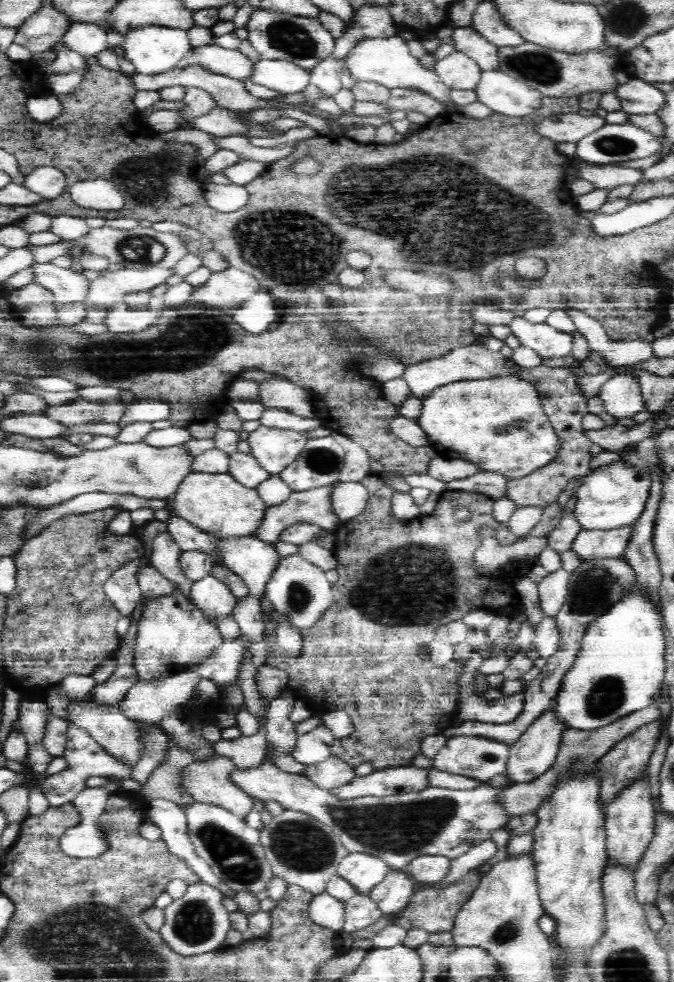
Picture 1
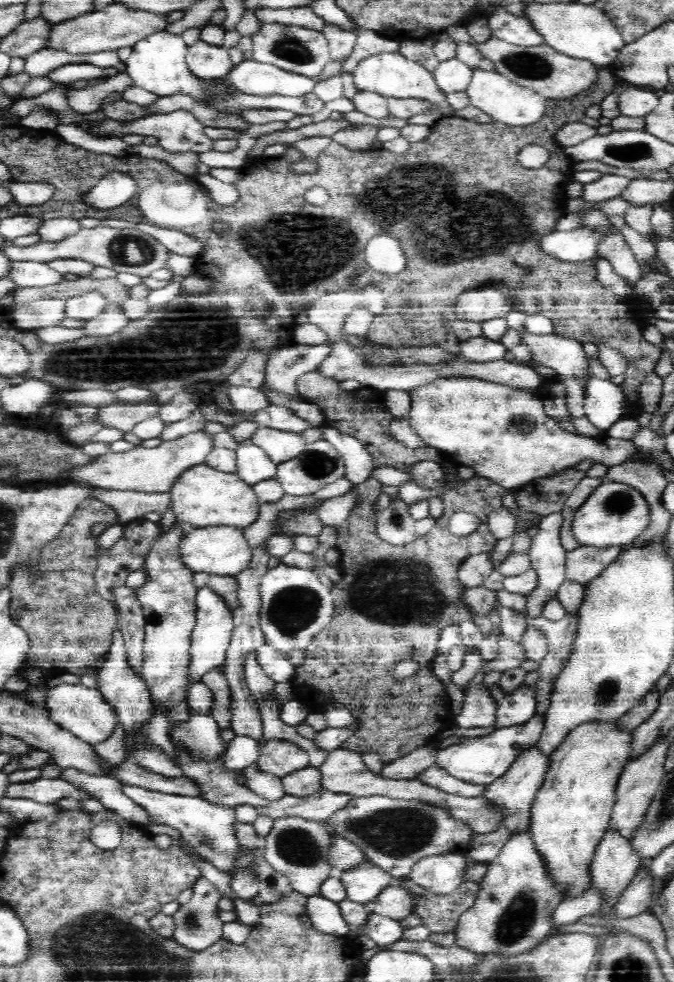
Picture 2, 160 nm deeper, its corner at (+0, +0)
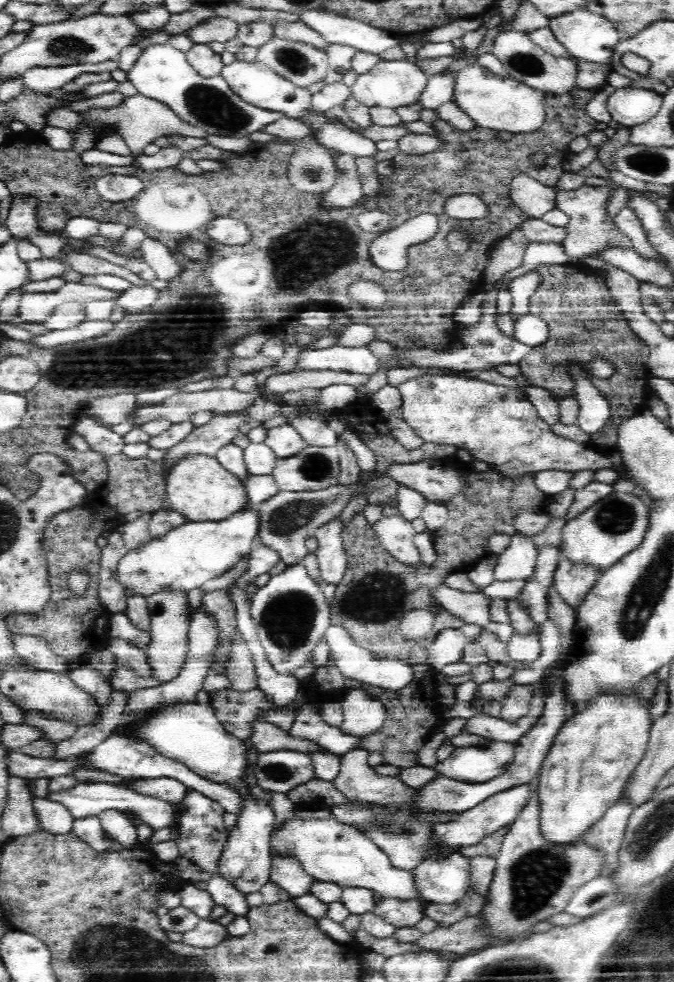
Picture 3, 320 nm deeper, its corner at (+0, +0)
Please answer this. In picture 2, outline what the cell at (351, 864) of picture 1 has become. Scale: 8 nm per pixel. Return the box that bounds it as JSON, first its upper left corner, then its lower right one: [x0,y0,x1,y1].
[337,857,395,903]

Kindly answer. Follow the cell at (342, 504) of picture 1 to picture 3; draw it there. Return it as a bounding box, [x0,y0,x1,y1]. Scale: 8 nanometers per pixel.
[314,512,347,584]

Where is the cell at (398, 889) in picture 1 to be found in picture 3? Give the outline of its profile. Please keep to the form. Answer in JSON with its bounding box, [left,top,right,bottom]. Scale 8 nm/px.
[372,898,424,927]

